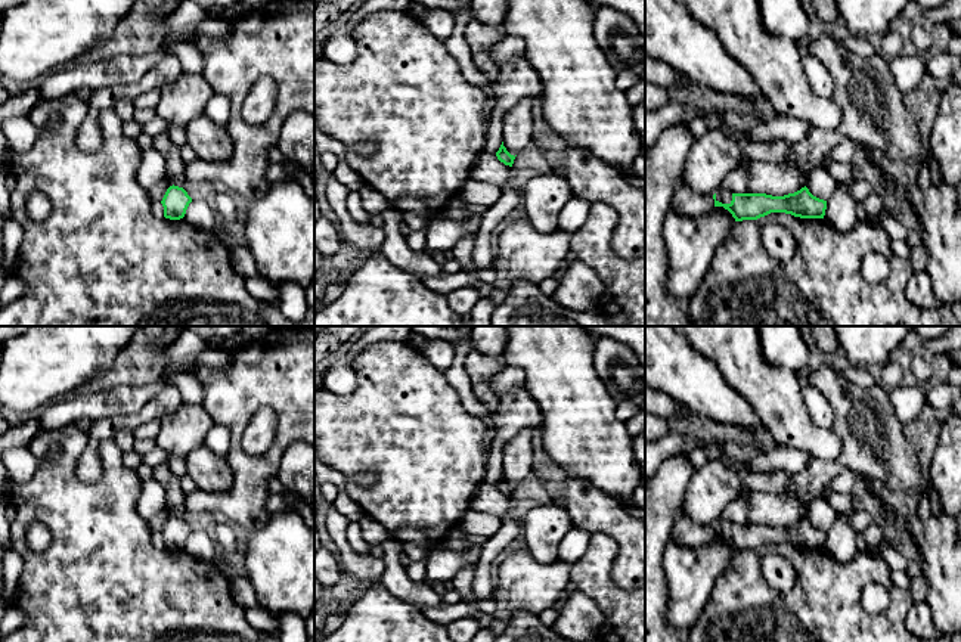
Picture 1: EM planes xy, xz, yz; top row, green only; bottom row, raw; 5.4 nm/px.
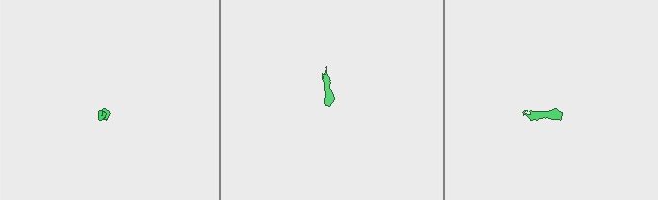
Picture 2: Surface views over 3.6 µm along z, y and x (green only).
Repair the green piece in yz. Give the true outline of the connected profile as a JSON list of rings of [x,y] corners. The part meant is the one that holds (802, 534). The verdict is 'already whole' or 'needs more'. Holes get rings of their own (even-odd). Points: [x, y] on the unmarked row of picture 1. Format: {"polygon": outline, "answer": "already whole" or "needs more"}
{"polygon": [[[685,514],[676,518],[672,530],[672,540],[686,548],[704,546],[714,537],[728,540],[735,552],[757,550],[771,543],[785,543],[800,549],[824,549],[827,531],[813,527],[806,517],[784,527],[732,524],[720,518],[709,525],[698,525]]], "answer": "needs more"}

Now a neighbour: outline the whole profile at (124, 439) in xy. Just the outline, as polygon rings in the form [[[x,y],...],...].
[[[121,428],[120,431],[117,431],[112,440],[123,452],[131,450],[136,441],[134,431],[130,428]]]

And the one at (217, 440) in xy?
[[[213,425],[213,428],[208,431],[204,443],[211,452],[227,456],[230,450],[230,432],[223,425]]]

